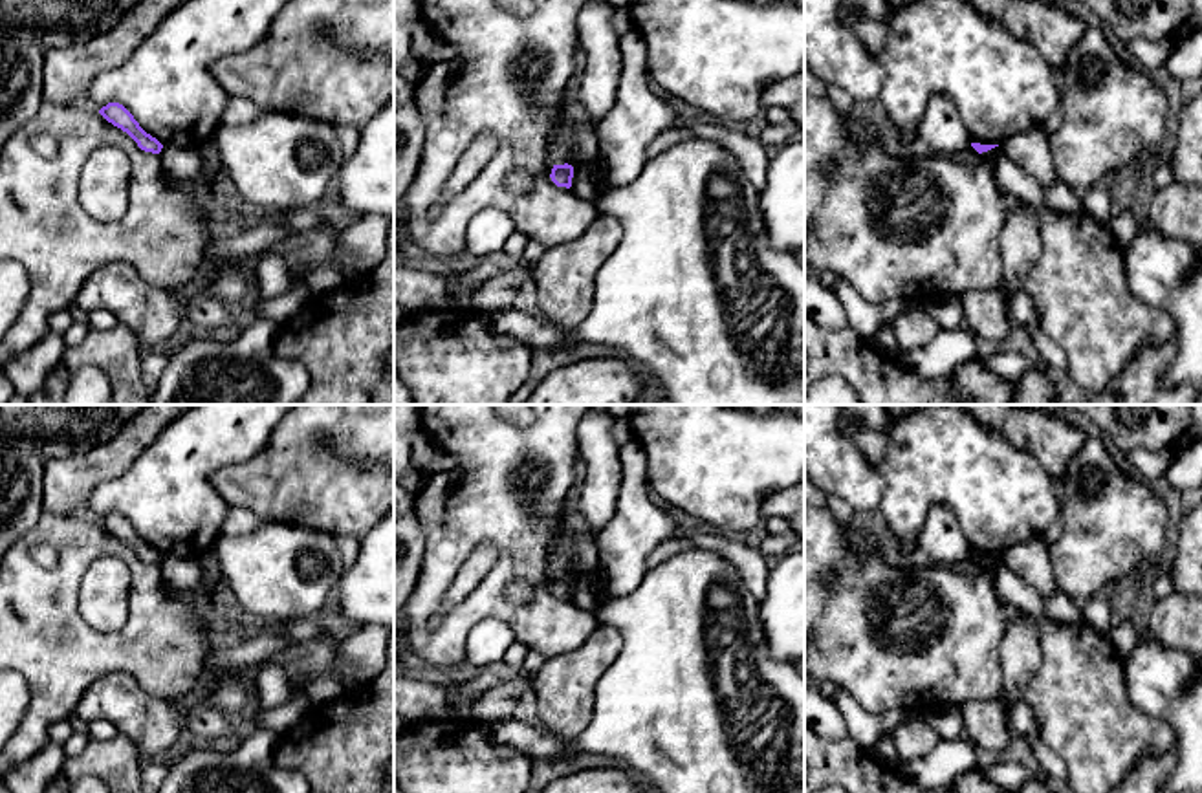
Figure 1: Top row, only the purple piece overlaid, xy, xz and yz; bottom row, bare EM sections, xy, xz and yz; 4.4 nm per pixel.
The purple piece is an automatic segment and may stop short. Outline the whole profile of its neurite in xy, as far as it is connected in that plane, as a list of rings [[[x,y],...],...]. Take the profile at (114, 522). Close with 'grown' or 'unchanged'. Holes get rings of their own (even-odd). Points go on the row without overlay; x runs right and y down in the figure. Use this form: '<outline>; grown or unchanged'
[[[108,513],[99,520],[99,524],[112,533],[114,537],[126,542],[141,560],[159,564],[163,555],[147,544],[139,533],[134,529],[134,526],[119,513]]]; unchanged

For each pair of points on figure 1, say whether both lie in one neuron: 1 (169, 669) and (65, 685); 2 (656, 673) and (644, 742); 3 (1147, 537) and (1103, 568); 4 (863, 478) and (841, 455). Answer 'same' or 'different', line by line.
1: same
2: same
3: same
4: same

